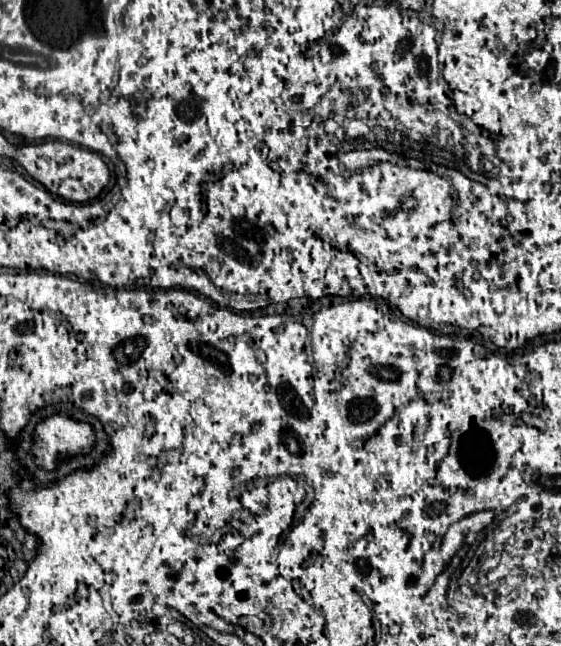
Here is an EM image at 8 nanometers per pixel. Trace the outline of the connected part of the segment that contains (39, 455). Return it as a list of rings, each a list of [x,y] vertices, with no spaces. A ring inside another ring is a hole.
[[[54,414],[52,418],[46,418],[36,426],[32,454],[36,456],[38,466],[52,470],[56,468],[58,456],[88,452],[94,440],[96,436],[90,424]]]

